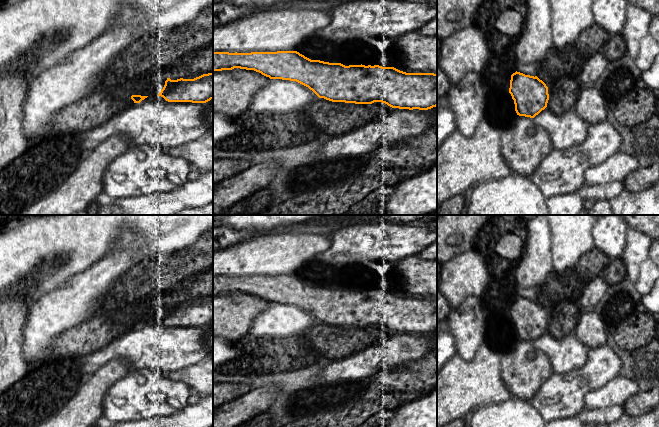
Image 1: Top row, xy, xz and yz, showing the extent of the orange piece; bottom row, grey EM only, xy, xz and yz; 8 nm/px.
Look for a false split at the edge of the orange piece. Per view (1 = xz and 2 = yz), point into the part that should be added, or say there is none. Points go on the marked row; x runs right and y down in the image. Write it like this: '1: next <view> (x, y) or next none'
1: next none
2: next none

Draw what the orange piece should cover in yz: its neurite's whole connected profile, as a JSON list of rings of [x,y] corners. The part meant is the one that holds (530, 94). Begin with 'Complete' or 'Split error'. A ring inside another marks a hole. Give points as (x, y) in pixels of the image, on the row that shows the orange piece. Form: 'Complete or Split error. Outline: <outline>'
Complete. Outline: [[[515,72],[511,75],[509,93],[519,116],[534,118],[547,107],[548,87],[537,76]]]

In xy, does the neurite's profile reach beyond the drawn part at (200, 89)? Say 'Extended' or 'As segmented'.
As segmented

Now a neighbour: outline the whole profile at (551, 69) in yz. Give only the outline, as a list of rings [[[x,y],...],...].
[[[575,45],[567,46],[563,50],[552,47],[538,68],[537,77],[548,87],[550,83],[558,83],[563,76],[573,78],[575,84],[580,85],[581,70],[585,57]]]

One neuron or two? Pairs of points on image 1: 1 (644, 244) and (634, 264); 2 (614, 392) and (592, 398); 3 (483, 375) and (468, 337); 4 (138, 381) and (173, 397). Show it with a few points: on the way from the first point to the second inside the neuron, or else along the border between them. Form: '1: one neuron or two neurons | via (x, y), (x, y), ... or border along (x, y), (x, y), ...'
1: one neuron | via (639, 249), (634, 254), (634, 259)
2: one neuron | via (609, 394), (597, 398)
3: two neurons | border along (484, 340), (470, 360), (464, 360), (457, 353)
4: one neuron | via (147, 390), (152, 394), (164, 396)

